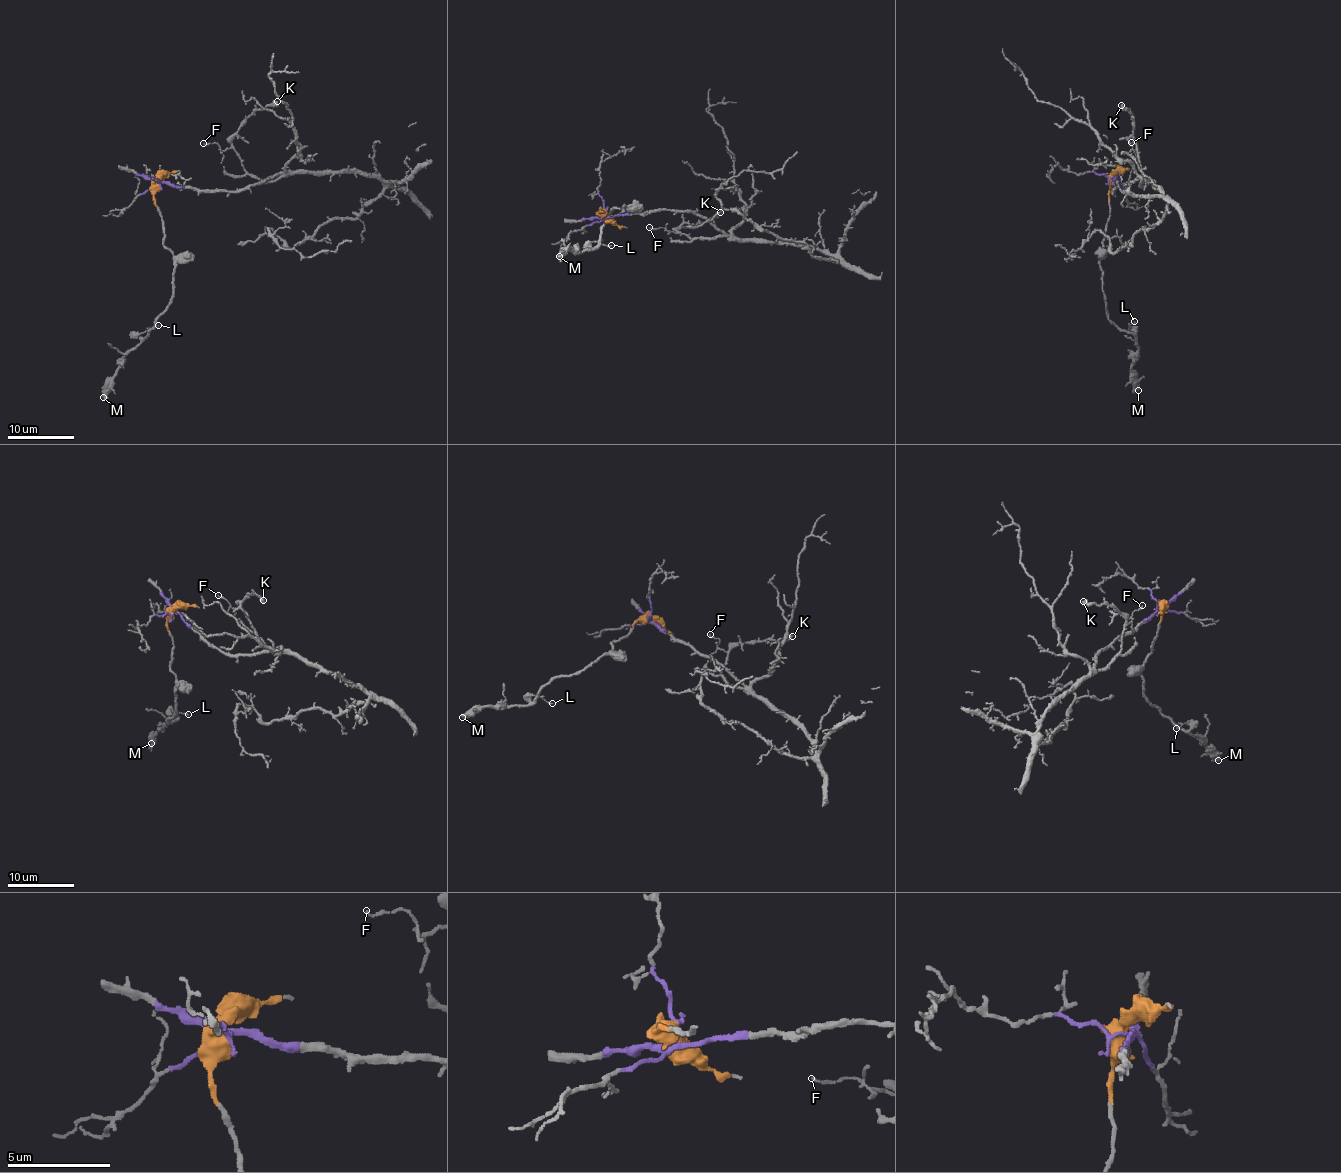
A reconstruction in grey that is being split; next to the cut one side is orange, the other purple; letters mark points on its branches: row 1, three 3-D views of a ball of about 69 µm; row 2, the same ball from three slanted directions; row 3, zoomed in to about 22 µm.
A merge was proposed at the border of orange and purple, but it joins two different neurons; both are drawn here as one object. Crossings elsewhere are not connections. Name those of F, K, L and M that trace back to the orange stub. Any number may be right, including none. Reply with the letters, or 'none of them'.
L, M

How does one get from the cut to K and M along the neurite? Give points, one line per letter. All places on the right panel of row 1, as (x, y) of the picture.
K: (1113, 177), (1113, 191), (1136, 180), (1141, 185), (1133, 115), (1121, 105)
M: (1111, 177), (1102, 251), (1102, 292), (1108, 318), (1136, 338), (1131, 381), (1137, 390)

